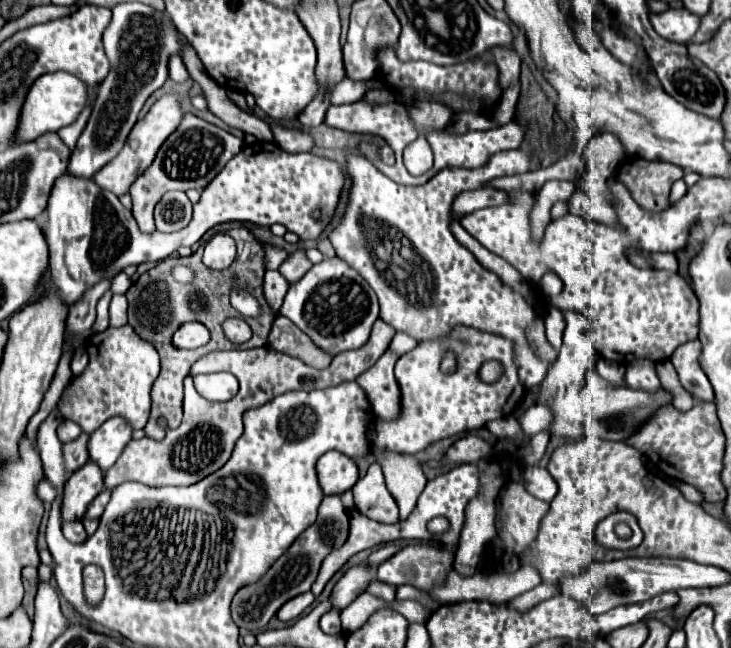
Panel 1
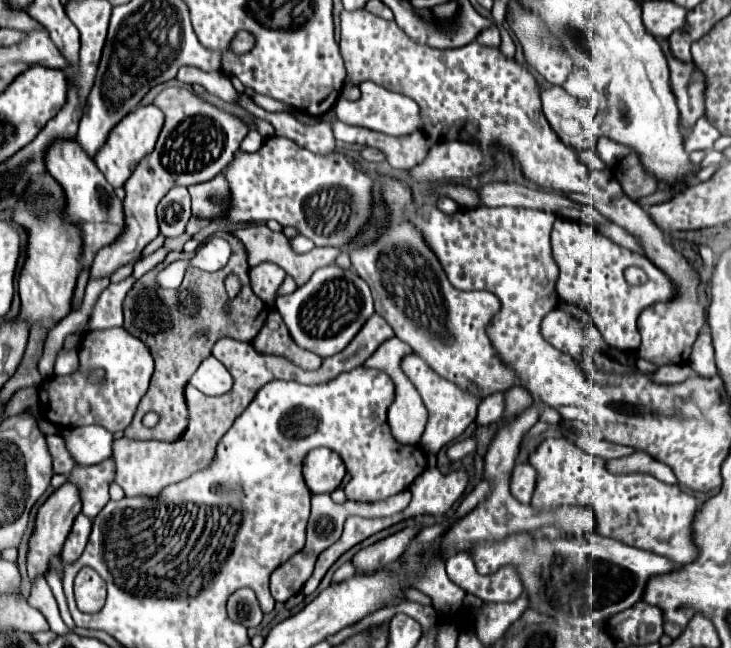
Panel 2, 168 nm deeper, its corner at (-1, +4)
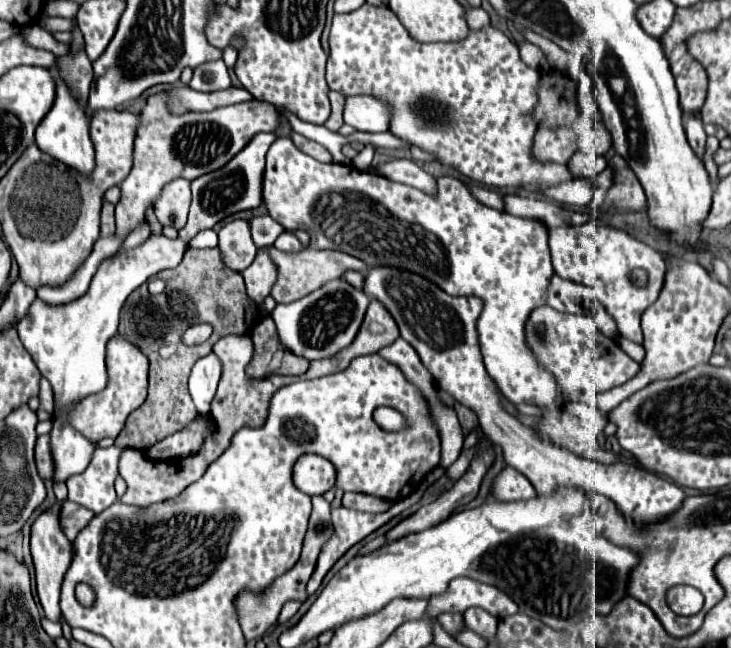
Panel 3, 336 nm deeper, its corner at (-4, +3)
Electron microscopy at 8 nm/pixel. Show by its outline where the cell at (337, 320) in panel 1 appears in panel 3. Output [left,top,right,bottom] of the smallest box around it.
[270,279,370,361]

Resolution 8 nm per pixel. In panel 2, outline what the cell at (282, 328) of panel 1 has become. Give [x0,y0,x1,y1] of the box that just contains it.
[253,310,323,370]

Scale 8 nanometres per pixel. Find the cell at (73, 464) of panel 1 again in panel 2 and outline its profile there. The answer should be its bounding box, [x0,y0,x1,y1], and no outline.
[47,436,77,472]

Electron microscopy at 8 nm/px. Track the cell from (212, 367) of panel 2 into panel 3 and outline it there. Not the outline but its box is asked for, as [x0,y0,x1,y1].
[188,353,222,413]

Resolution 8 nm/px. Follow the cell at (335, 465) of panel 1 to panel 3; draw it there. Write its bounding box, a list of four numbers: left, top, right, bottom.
[292,455,336,495]

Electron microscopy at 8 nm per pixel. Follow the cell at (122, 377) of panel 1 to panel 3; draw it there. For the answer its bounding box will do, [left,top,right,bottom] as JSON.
[70,335,148,441]

